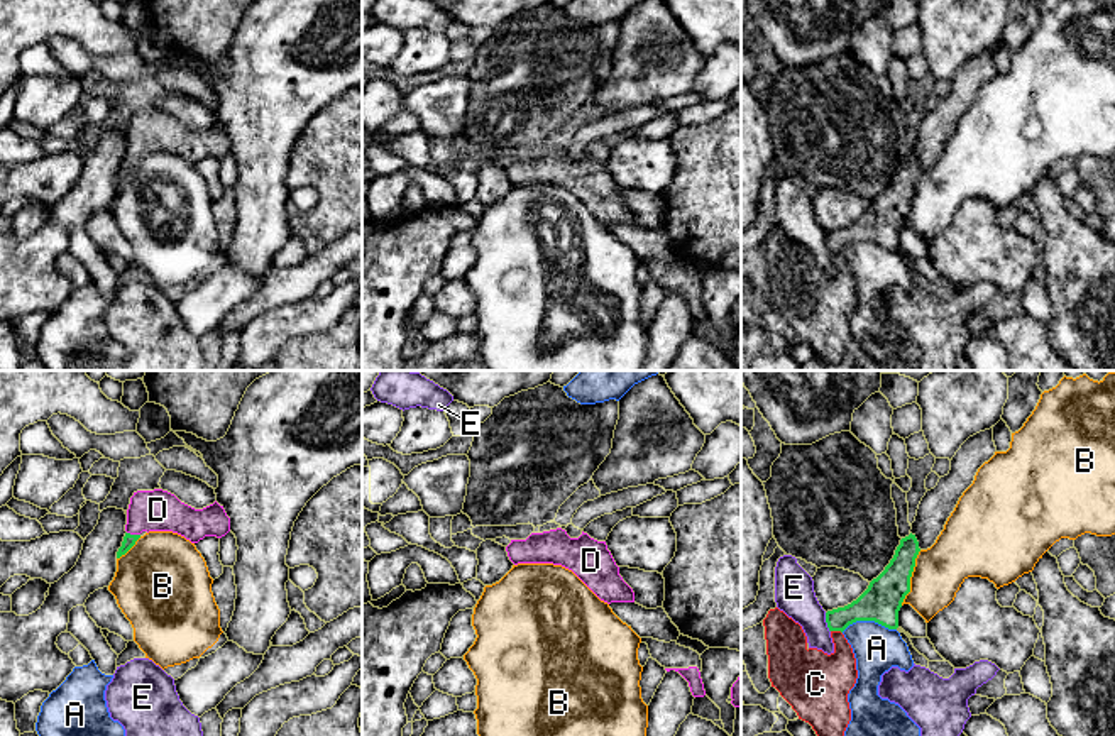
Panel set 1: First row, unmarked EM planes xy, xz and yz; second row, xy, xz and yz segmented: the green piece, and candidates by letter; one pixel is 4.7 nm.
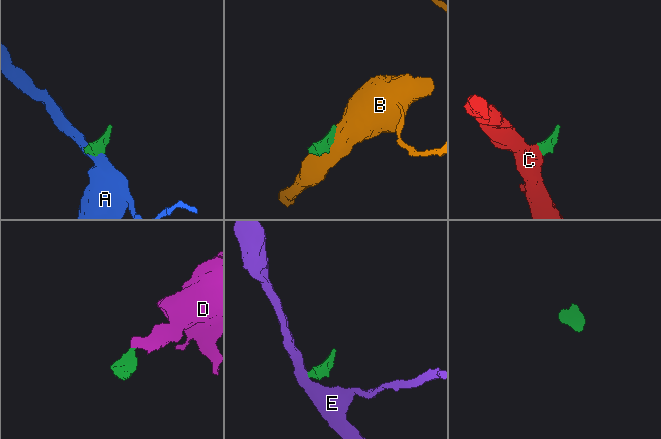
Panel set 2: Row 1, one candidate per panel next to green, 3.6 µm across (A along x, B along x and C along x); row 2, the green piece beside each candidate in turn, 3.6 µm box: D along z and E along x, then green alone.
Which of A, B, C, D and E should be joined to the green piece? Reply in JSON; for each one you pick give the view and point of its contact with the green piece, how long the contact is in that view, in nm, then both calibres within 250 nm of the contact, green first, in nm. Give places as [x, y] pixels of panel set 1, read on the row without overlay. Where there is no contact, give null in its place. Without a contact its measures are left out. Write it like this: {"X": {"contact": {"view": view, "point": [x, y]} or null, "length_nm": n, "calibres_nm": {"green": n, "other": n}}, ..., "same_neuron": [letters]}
{"C": {"contact": {"view": "yz", "point": [836, 251]}, "length_nm": 60, "calibres_nm": {"green": 190, "other": 260}}, "D": {"contact": {"view": "xy", "point": [134, 156]}, "length_nm": 70, "calibres_nm": {"green": 60, "other": 200}}, "same_neuron": ["C", "D"]}

